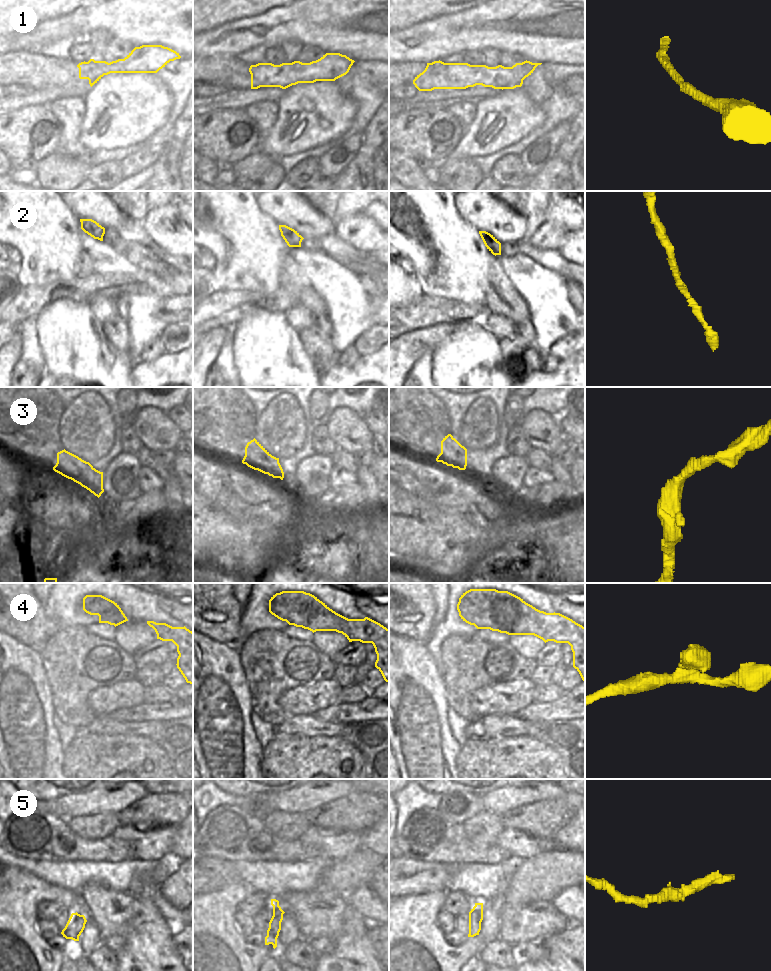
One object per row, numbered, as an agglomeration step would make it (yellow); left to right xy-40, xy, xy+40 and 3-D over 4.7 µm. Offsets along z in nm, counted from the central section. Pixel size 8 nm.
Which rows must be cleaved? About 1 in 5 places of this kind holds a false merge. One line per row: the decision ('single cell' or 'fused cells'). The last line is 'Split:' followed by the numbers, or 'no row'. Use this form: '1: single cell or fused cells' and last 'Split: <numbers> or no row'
1: single cell
2: single cell
3: single cell
4: single cell
5: single cell
Split: no row

